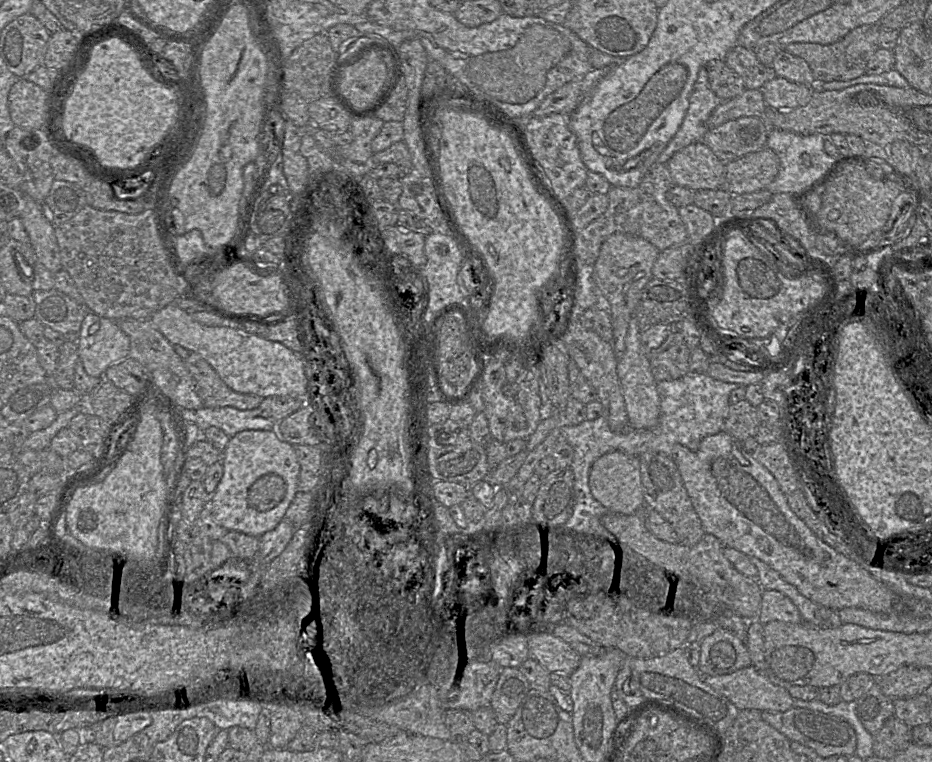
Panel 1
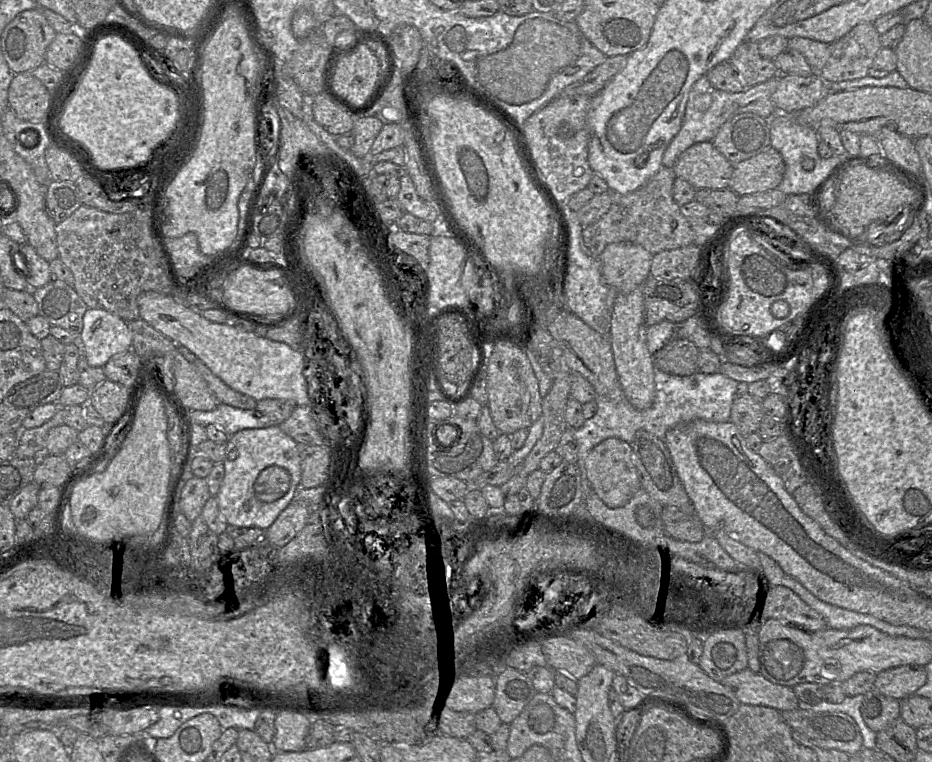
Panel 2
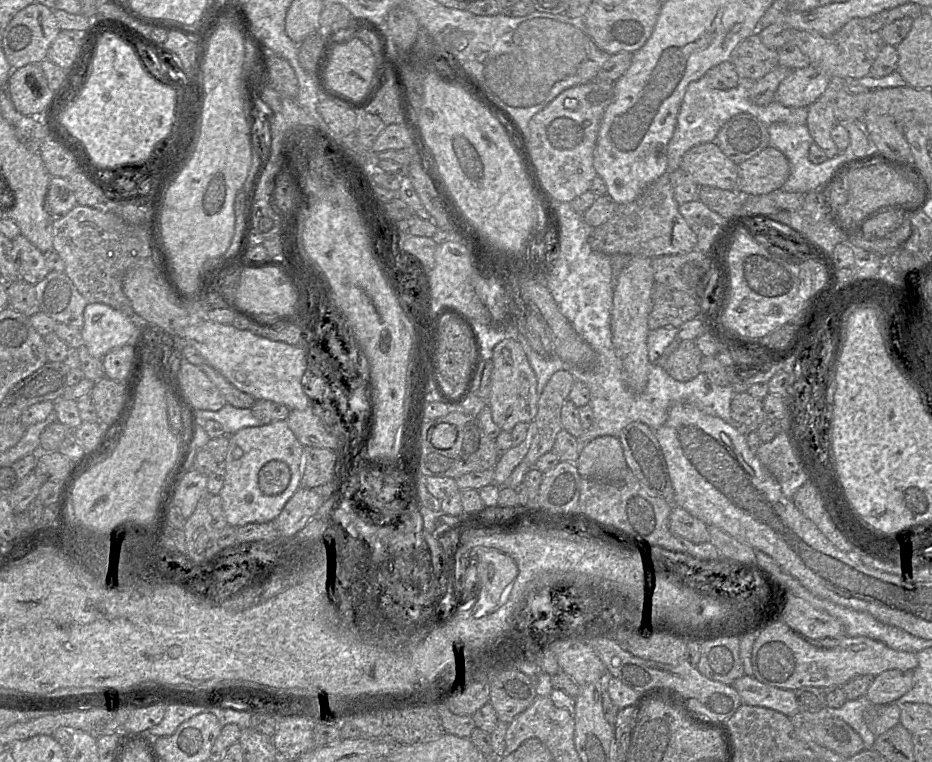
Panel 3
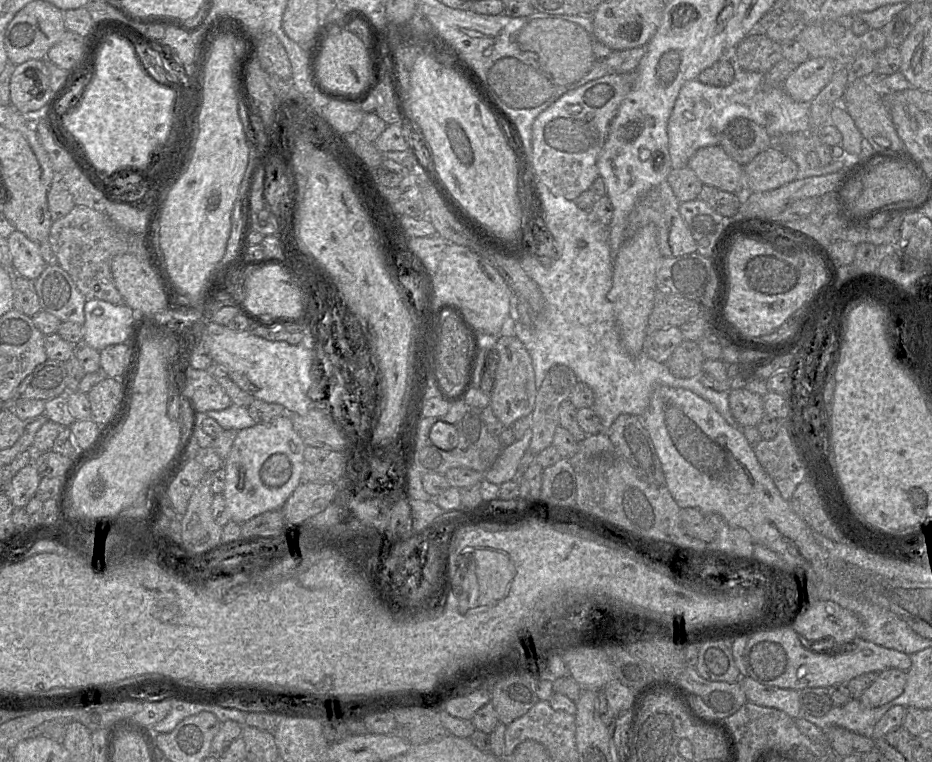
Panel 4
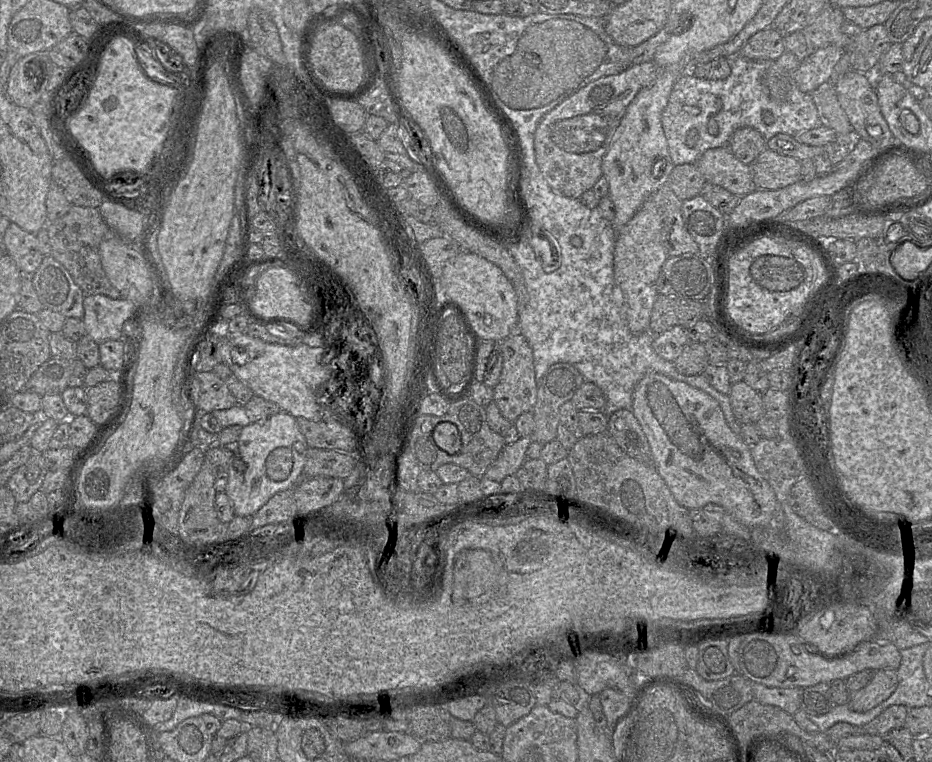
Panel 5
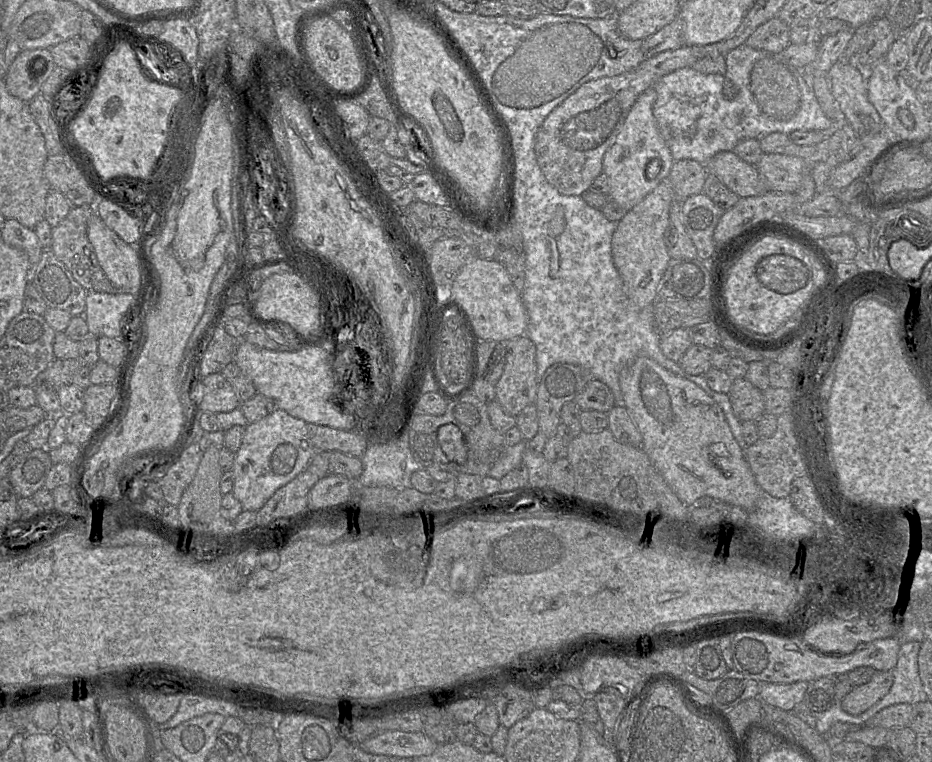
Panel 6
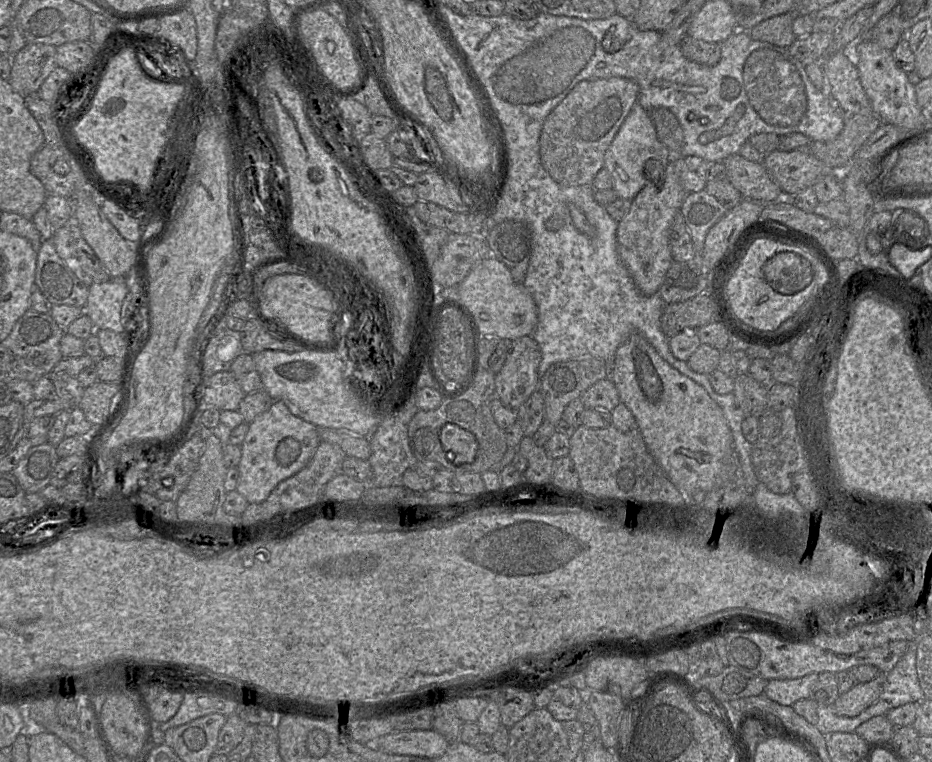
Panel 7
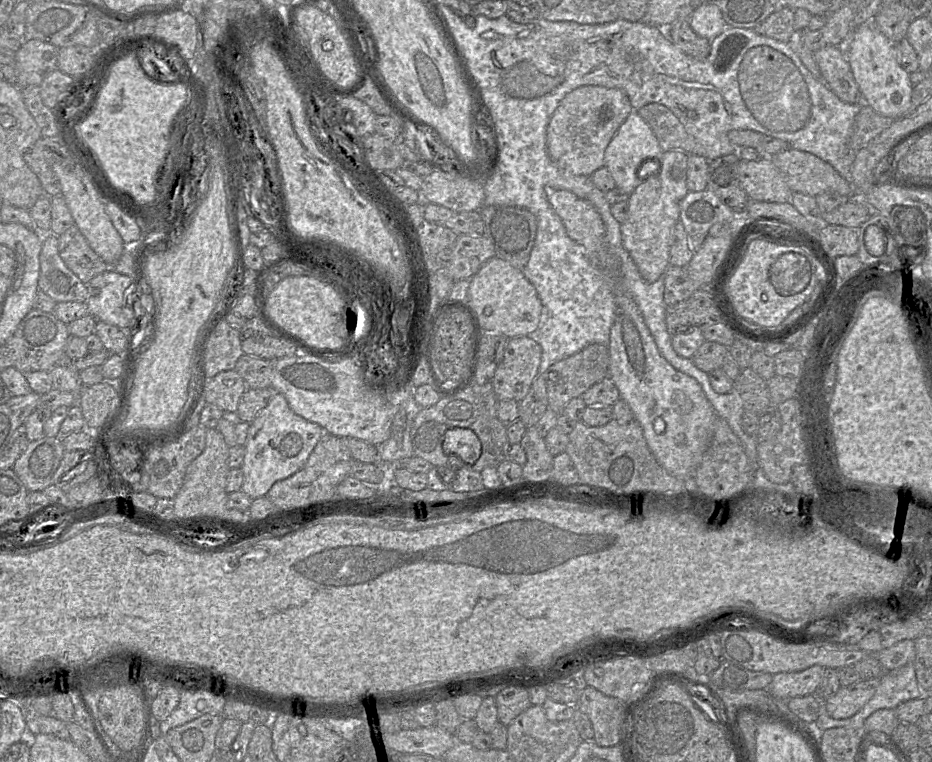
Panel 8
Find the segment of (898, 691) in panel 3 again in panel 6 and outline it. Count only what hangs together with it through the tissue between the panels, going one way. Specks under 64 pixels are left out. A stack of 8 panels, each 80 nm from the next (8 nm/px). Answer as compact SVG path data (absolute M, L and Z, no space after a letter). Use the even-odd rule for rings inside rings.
M877 671L869 682L853 686L840 705L848 714L862 714L889 692L893 681L892 671Z

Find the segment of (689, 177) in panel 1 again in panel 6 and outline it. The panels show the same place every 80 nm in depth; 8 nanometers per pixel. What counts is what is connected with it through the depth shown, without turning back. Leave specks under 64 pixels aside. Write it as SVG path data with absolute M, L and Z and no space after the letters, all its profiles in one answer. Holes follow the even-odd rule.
M733 151L717 153L705 166L708 172L713 173L739 197L757 196L767 192L755 165L743 161Z

